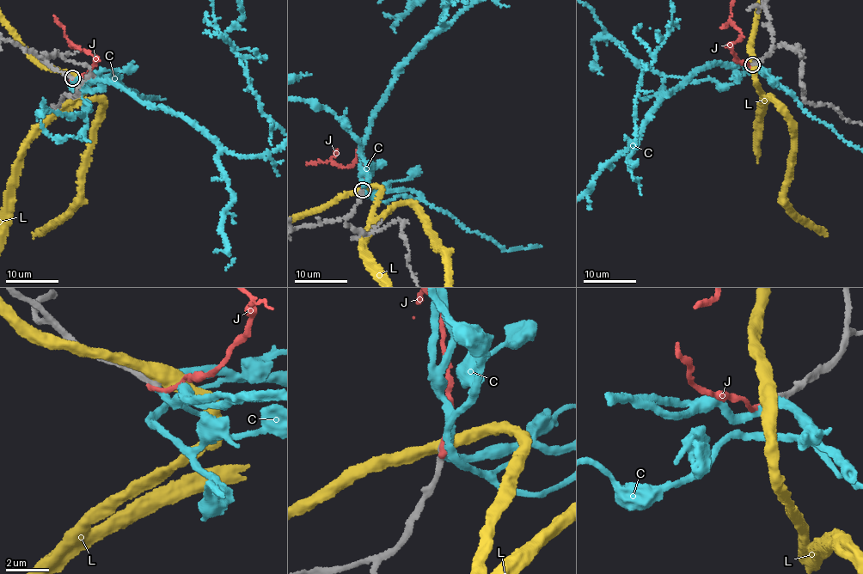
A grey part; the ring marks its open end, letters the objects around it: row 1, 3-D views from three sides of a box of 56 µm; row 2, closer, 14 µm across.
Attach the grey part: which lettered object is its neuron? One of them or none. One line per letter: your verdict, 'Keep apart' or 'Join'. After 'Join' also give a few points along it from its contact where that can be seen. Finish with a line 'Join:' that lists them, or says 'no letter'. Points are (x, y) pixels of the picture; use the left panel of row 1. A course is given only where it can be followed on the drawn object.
C: Keep apart
J: Keep apart
L: Keep apart
Join: no letter

